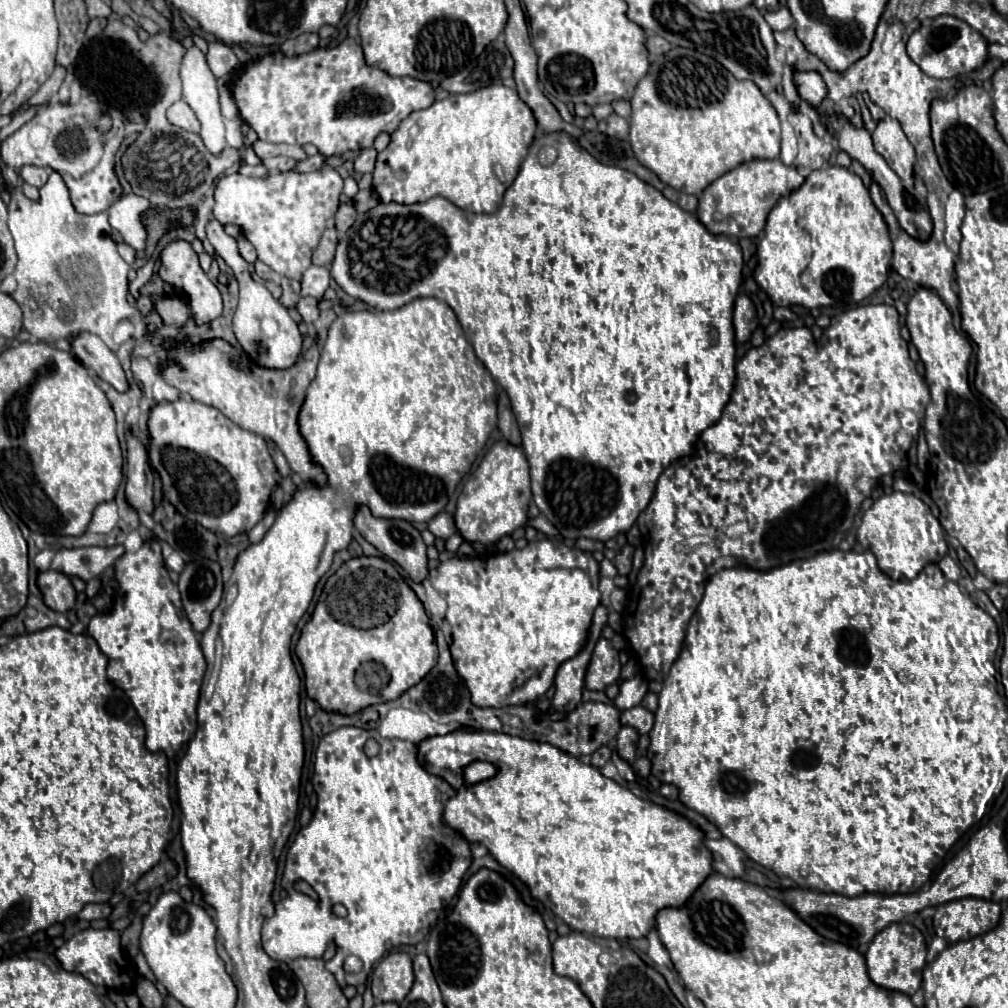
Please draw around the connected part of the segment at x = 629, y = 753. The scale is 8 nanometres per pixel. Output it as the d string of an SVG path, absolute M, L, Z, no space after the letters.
M622 726L618 732L618 754L626 762L634 762L636 758L636 742L638 742L638 732L632 726Z

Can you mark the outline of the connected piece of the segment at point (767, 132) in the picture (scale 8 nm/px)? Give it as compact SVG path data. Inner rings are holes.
M672 48L656 58L648 76L638 82L630 104L630 144L638 162L680 192L700 196L708 184L738 164L752 158L776 158L780 154L780 118L770 100L752 80L736 80L722 64L698 50Z

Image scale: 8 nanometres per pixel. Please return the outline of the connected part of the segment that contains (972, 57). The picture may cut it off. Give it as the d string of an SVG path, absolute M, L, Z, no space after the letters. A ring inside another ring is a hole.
M938 16L922 24L908 40L906 50L908 56L920 66L920 70L932 78L954 78L962 72L970 72L980 68L986 58L988 42L974 30L970 28L964 20L956 16Z

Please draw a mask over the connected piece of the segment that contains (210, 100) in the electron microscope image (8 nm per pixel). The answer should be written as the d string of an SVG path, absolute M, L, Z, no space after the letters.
M194 46L186 52L184 60L182 60L182 68L180 68L180 76L182 76L182 84L184 84L184 100L190 104L190 108L194 110L194 114L198 116L202 130L200 136L206 144L206 148L212 154L218 154L226 148L226 138L224 138L224 118L220 114L220 102L218 102L218 88L216 88L216 76L210 72L204 54Z

